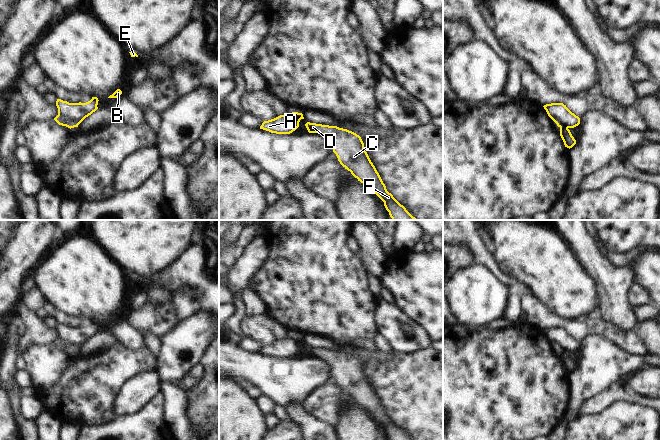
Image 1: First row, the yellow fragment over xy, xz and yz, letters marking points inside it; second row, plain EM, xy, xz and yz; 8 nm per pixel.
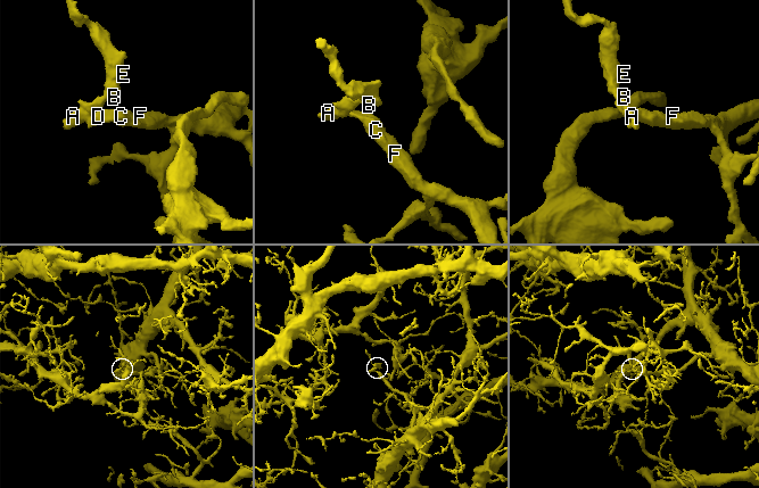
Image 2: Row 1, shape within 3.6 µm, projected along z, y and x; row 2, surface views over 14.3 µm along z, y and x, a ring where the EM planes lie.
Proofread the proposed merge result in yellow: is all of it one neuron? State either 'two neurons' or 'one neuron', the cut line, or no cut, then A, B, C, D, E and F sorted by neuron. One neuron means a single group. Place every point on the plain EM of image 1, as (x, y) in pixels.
two neurons | yz (560, 350), (564, 350), (567, 353) | A B E / C D F

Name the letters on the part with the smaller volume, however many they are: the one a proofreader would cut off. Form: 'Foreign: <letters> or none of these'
Foreign: A, B, E

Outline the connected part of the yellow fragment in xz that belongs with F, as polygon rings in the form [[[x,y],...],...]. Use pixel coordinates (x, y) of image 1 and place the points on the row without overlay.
[[[307,346],[309,357],[324,359],[330,366],[340,388],[367,410],[383,426],[390,440],[412,440],[386,413],[379,397],[371,386],[359,359],[337,350]]]

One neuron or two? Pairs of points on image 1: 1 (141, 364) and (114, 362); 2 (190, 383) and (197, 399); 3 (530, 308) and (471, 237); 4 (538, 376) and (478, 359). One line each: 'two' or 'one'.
1: one
2: two
3: one
4: one

